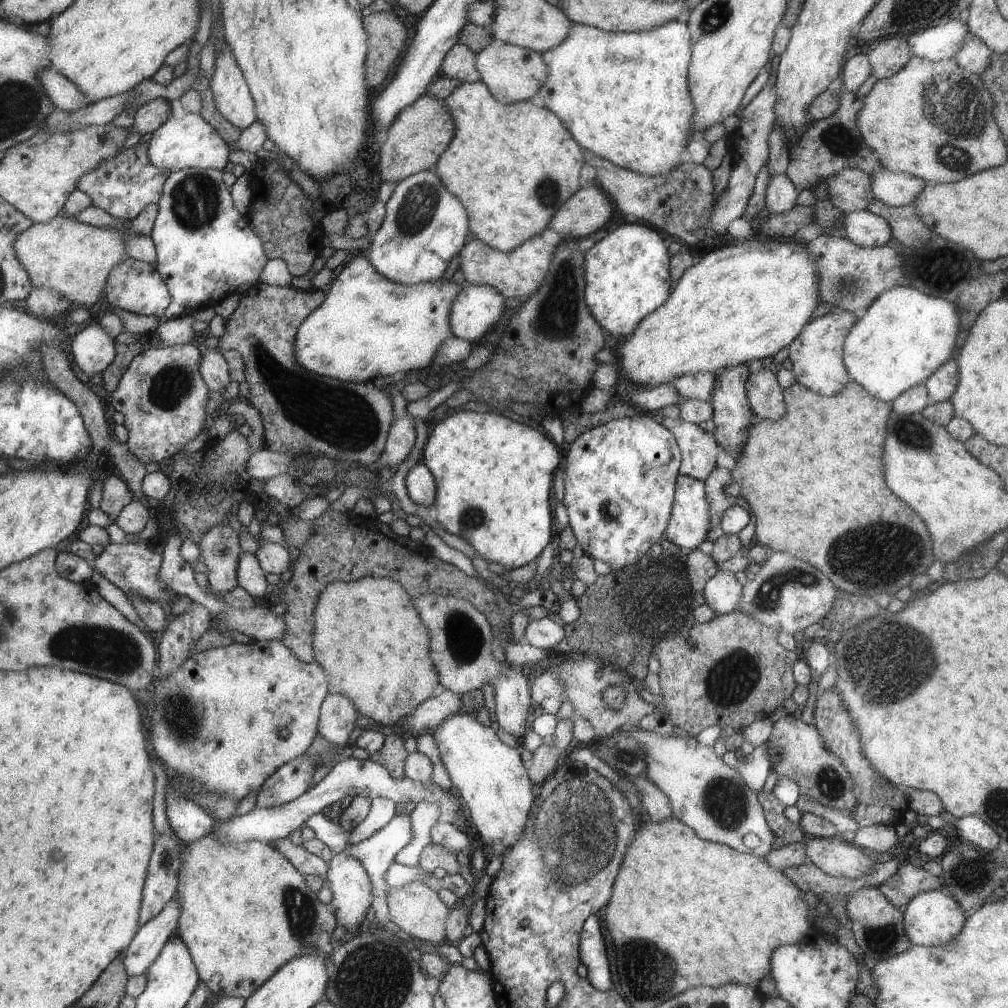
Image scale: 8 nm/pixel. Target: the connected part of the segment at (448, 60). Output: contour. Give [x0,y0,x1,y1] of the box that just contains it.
[440,42,482,84]

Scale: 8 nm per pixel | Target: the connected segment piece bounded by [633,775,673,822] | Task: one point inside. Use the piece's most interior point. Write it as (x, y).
(654, 800)

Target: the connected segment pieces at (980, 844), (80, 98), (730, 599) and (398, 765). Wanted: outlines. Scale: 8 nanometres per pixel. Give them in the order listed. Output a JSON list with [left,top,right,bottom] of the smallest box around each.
[[955,815,1000,850],[40,69,92,113],[703,569,743,615],[369,734,409,777]]

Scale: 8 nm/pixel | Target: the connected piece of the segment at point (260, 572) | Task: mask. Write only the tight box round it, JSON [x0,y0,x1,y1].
[237,553,271,599]

